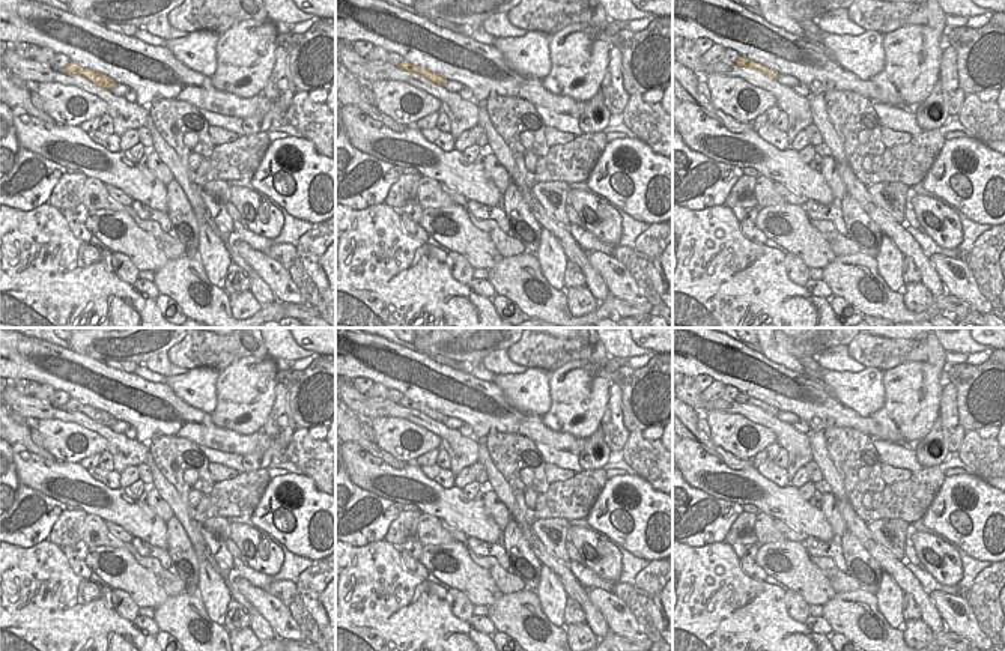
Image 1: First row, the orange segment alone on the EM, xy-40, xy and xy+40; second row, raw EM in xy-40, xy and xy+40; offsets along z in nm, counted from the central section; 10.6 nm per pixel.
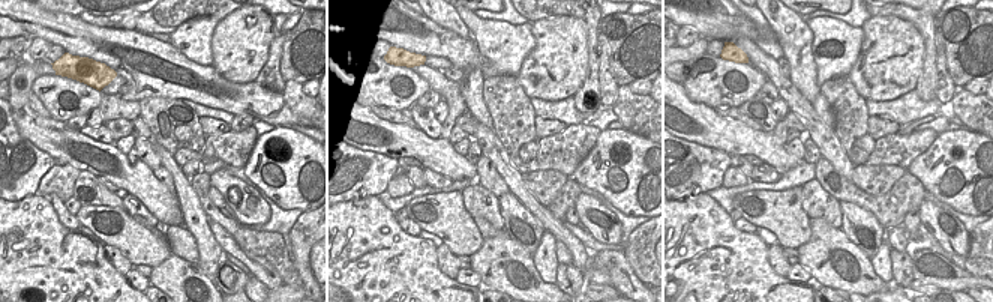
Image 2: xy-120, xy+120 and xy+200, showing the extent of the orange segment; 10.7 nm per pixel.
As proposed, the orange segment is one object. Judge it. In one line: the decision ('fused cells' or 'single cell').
single cell

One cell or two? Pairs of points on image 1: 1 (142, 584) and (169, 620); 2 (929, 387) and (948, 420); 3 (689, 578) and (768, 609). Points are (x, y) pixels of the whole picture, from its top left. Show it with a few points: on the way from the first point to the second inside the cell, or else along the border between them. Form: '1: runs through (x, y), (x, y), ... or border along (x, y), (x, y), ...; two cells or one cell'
1: border along (169, 597), (155, 609); two cells
2: border along (945, 381), (941, 390), (939, 414); two cells
3: runs through (710, 588), (751, 593); one cell

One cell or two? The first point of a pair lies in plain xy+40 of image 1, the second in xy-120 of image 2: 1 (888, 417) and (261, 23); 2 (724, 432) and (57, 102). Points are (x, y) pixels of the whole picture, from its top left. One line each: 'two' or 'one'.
1: one
2: one

